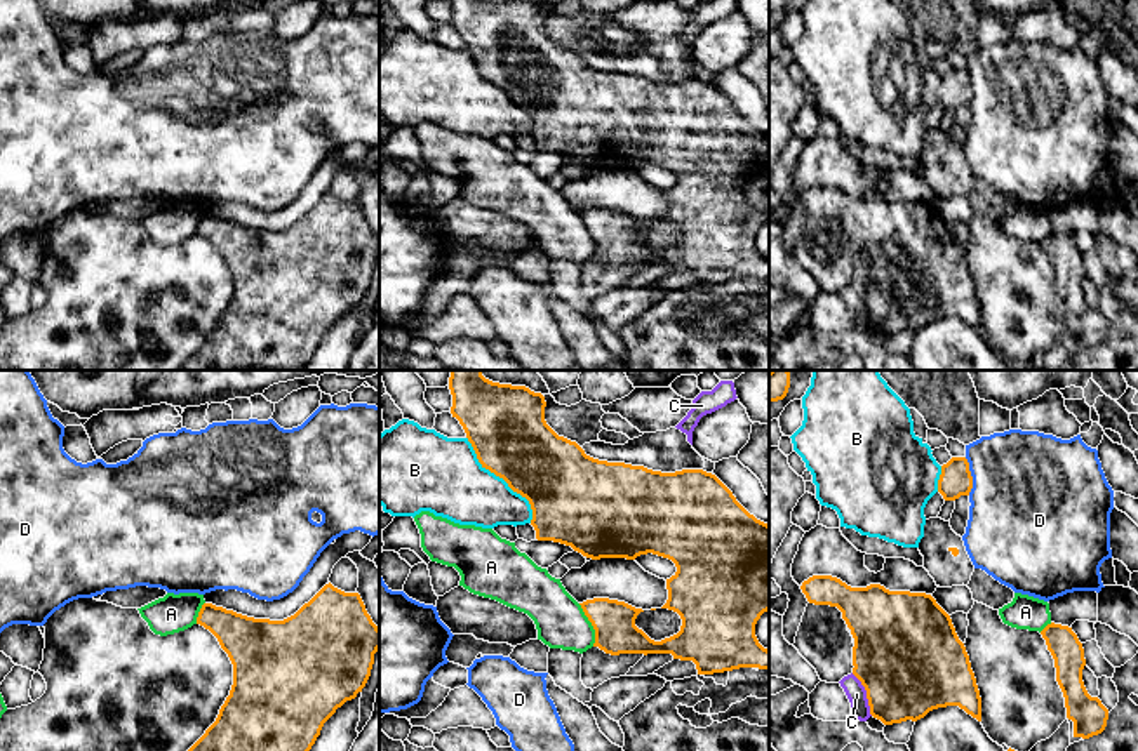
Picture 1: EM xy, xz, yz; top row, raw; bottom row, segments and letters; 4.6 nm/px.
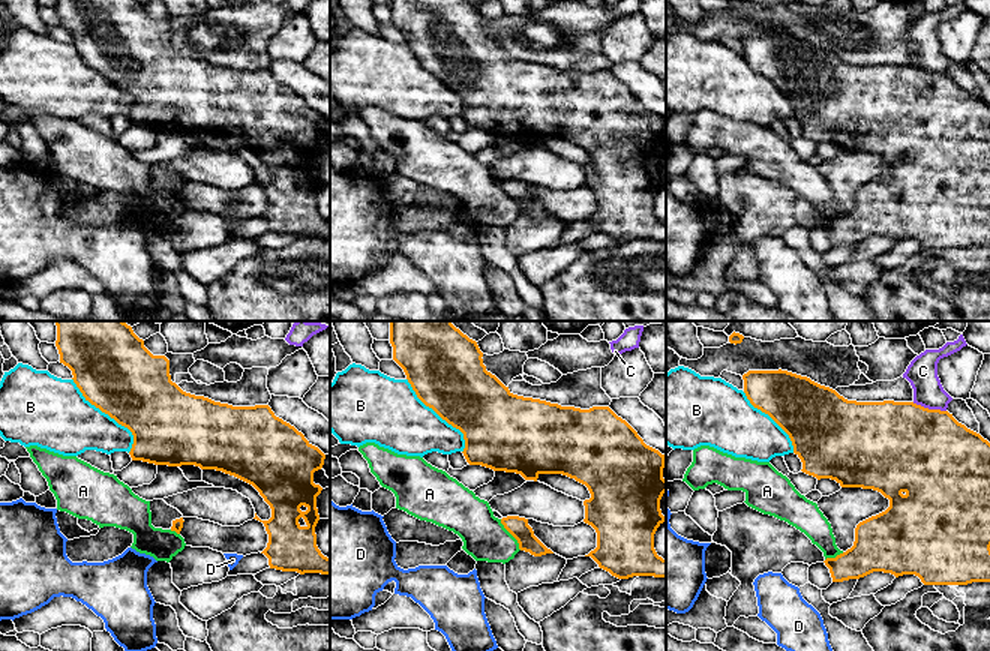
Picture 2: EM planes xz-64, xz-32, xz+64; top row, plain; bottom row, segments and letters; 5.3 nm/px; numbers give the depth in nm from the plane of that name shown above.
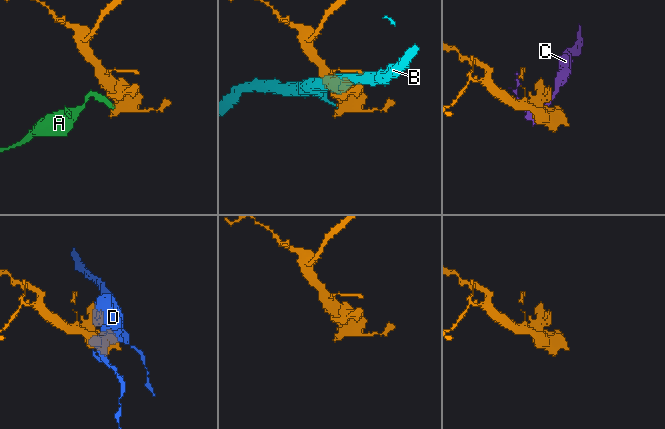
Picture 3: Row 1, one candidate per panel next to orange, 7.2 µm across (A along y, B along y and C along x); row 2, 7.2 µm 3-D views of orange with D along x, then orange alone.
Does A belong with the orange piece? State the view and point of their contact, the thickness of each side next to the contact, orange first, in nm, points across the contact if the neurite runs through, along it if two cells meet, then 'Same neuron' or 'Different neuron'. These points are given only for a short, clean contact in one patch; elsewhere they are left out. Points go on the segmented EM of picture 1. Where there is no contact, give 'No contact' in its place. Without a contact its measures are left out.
Touches orange at xz (592, 624). Thickness 190 nm (orange) against 240 nm. Boundary: xz (578, 604), (594, 630), (594, 645). Different neuron

